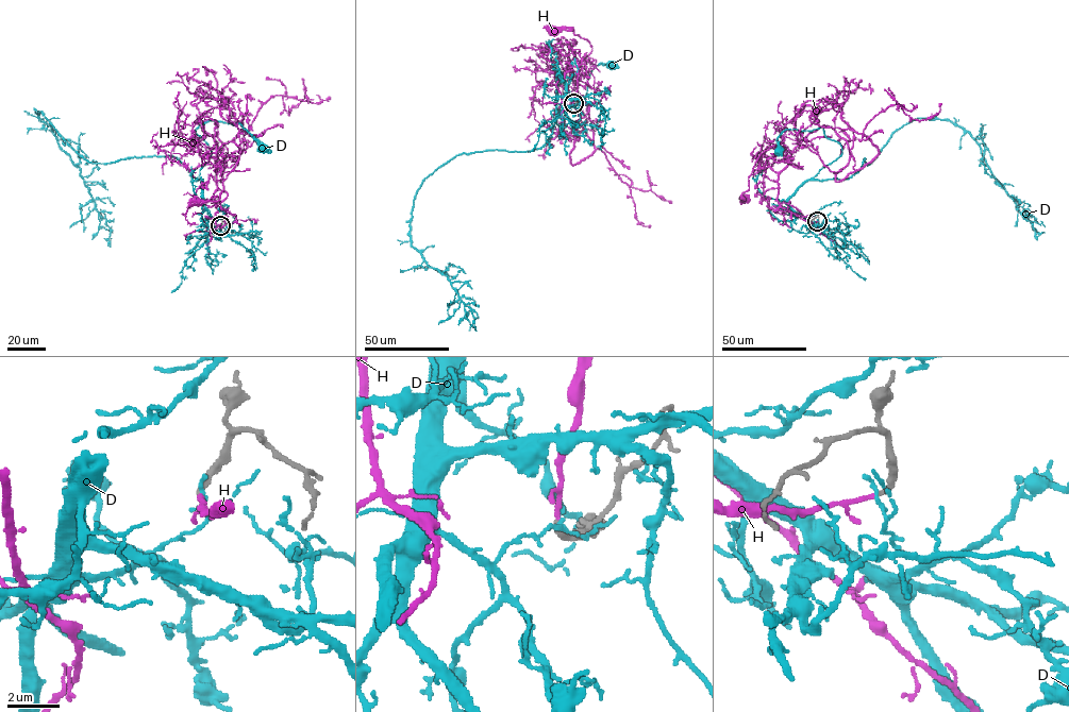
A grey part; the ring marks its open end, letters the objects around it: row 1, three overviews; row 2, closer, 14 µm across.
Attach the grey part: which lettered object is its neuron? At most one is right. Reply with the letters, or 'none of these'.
H

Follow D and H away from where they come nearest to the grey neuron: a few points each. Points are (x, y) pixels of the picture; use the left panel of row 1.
D: (220, 225), (212, 232), (204, 206), (200, 170), (211, 152), (196, 129), (210, 120), (240, 124), (265, 147)
H: (220, 225), (226, 210), (213, 193), (217, 150), (234, 142), (241, 150), (219, 199), (195, 199)

